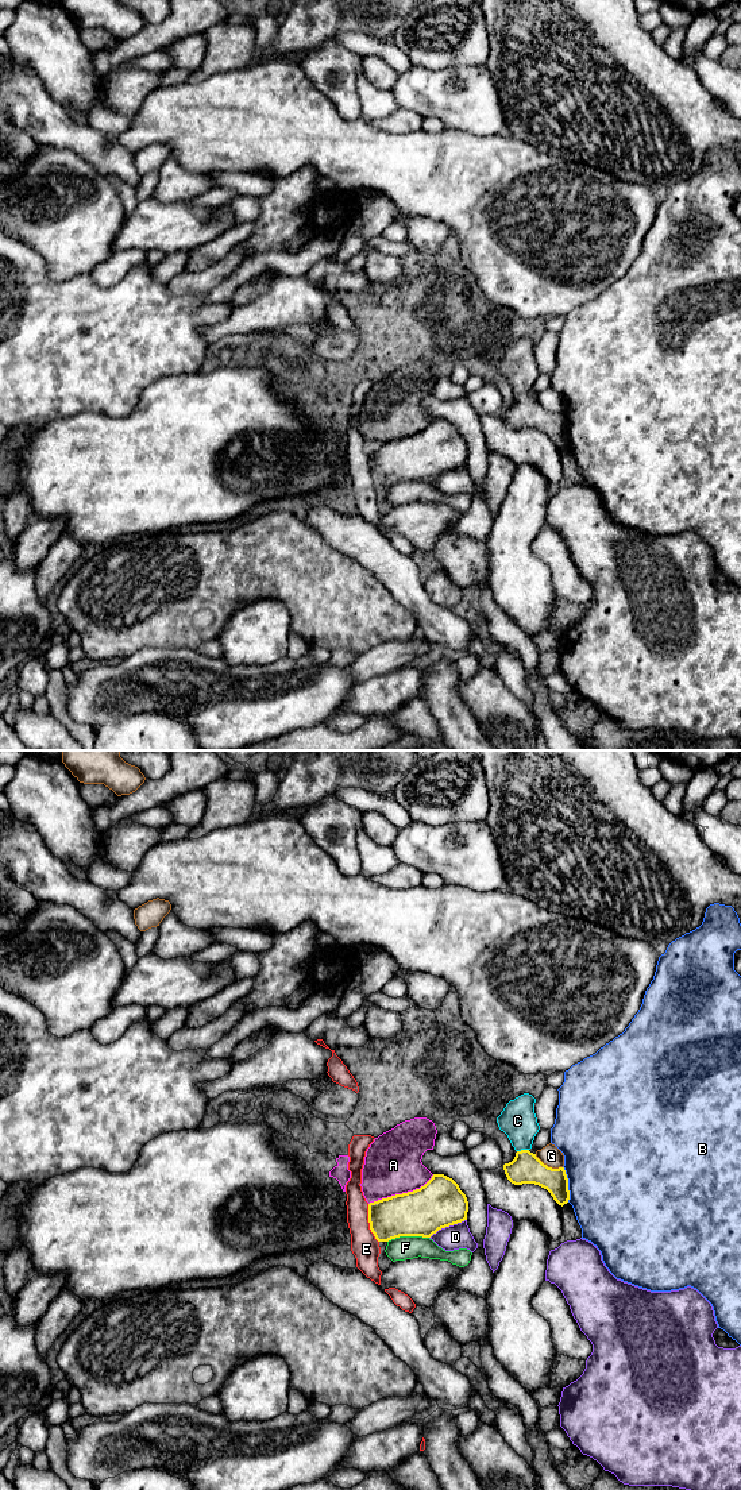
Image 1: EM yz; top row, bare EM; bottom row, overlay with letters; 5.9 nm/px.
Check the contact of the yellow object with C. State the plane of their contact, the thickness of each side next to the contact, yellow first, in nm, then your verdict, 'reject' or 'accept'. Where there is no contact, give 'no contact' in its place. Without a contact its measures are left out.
yz | 180/220 nm | accept

